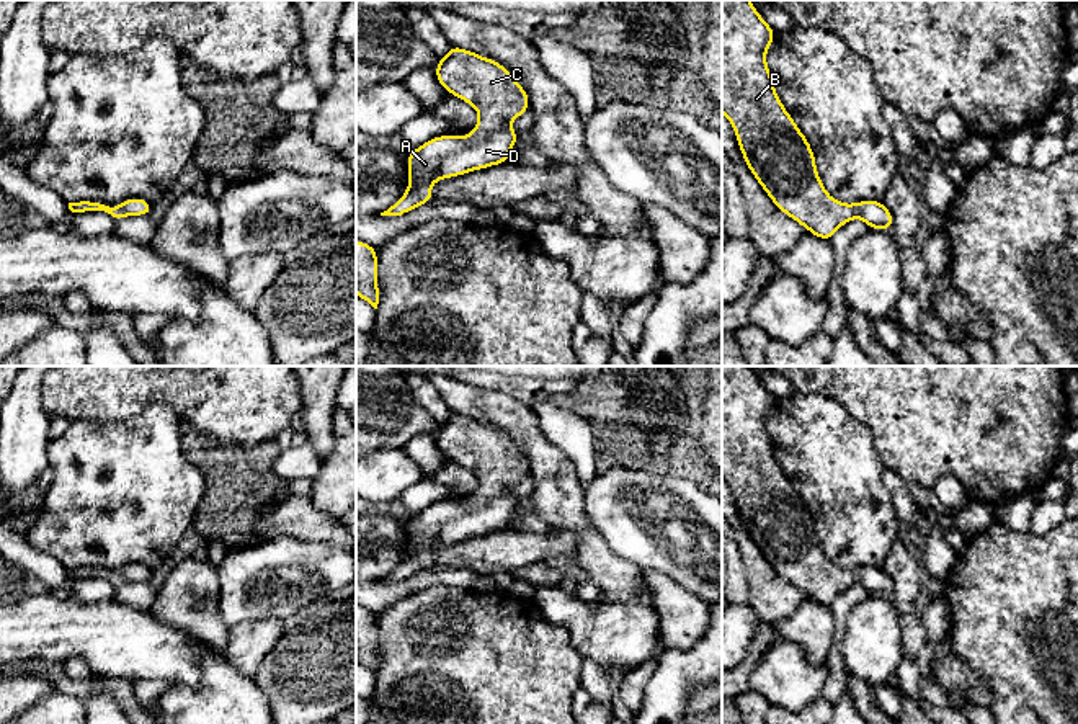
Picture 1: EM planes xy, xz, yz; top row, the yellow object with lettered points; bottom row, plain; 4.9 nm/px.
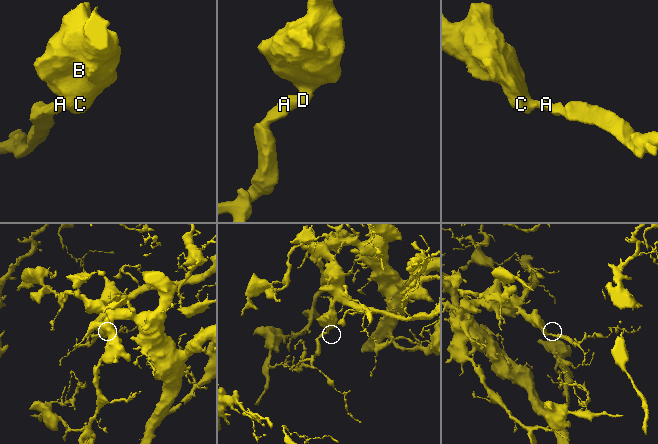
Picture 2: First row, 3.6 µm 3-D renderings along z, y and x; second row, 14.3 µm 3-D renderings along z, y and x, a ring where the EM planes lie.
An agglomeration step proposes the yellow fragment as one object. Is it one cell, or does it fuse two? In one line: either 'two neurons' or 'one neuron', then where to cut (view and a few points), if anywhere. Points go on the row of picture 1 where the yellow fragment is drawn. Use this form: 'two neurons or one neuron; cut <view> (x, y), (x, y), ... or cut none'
one neuron; cut none

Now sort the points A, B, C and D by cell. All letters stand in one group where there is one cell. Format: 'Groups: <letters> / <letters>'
Groups: A B C D

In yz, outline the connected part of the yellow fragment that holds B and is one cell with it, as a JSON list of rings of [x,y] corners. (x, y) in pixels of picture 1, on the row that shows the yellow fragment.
[[[722,0],[722,113],[732,123],[746,167],[771,201],[818,239],[831,240],[841,226],[856,217],[861,217],[869,229],[890,230],[893,216],[882,201],[844,204],[826,193],[817,172],[813,150],[779,100],[766,65],[766,51],[771,47],[774,36],[776,31],[761,18],[750,0]]]

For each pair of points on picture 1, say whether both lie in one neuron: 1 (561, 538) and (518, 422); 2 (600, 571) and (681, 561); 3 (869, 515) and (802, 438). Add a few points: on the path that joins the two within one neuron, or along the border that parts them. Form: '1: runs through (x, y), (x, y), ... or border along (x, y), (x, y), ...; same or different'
1: border along (552, 530), (570, 530), (577, 536), (572, 554); different
2: border along (606, 543), (619, 556), (631, 559), (642, 569); different
3: runs through (856, 496), (822, 458); same

